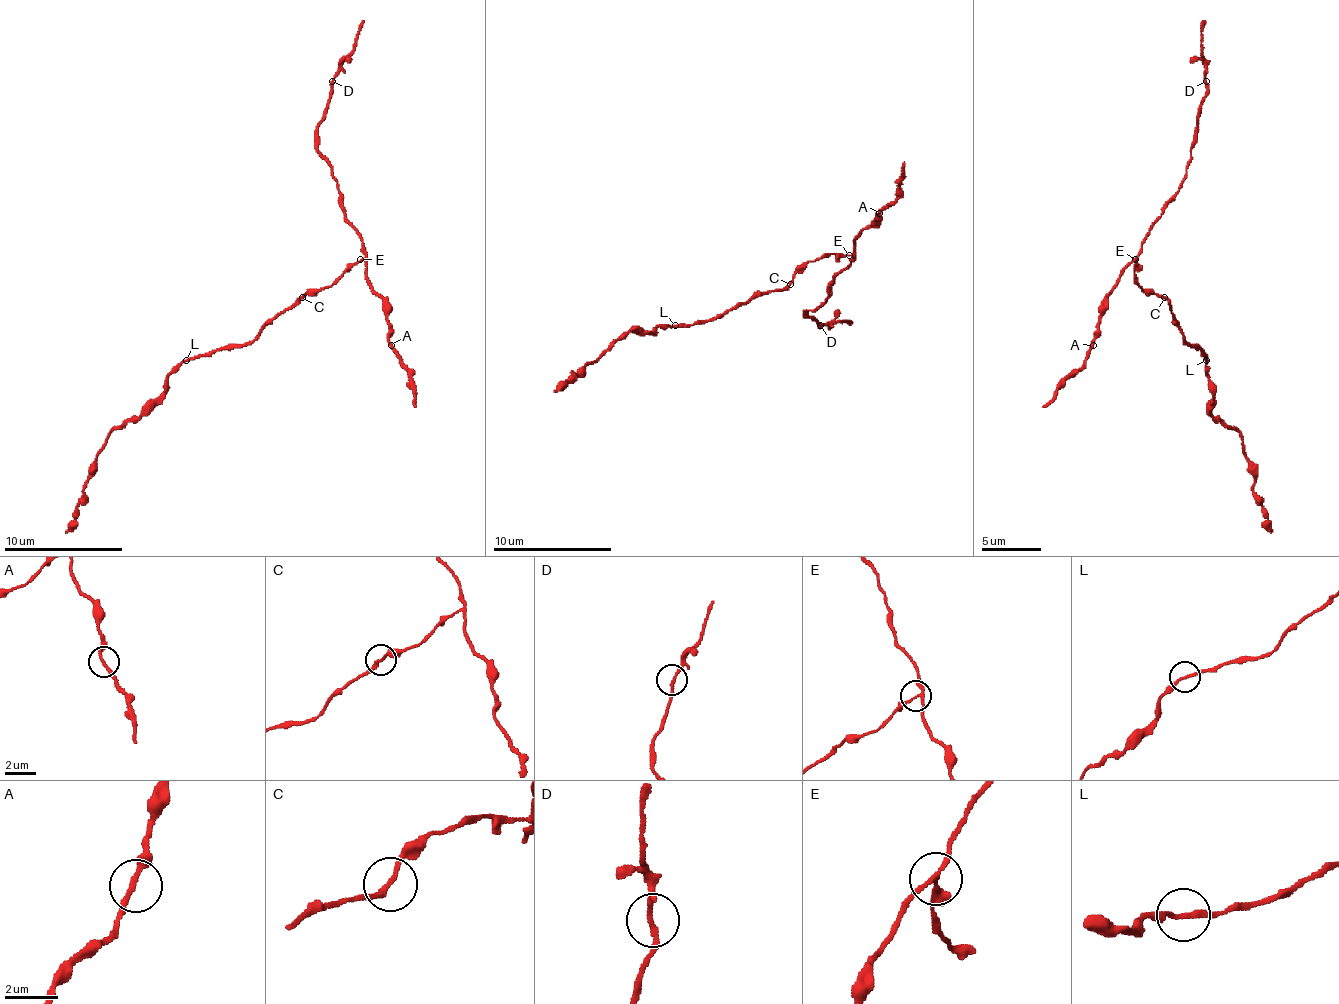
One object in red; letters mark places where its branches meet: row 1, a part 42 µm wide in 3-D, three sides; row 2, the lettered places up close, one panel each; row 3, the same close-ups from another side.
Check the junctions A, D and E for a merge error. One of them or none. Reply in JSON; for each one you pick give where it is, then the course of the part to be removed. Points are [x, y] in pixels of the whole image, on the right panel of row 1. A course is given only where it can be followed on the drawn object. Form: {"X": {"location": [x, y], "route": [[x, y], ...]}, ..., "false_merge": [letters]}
{"E": {"location": [1135, 259], "route": [[1135, 259], [1141, 288], [1170, 303], [1185, 342], [1206, 357], [1212, 413], [1239, 434], [1256, 502], [1271, 532]]}, "false_merge": ["E"]}

